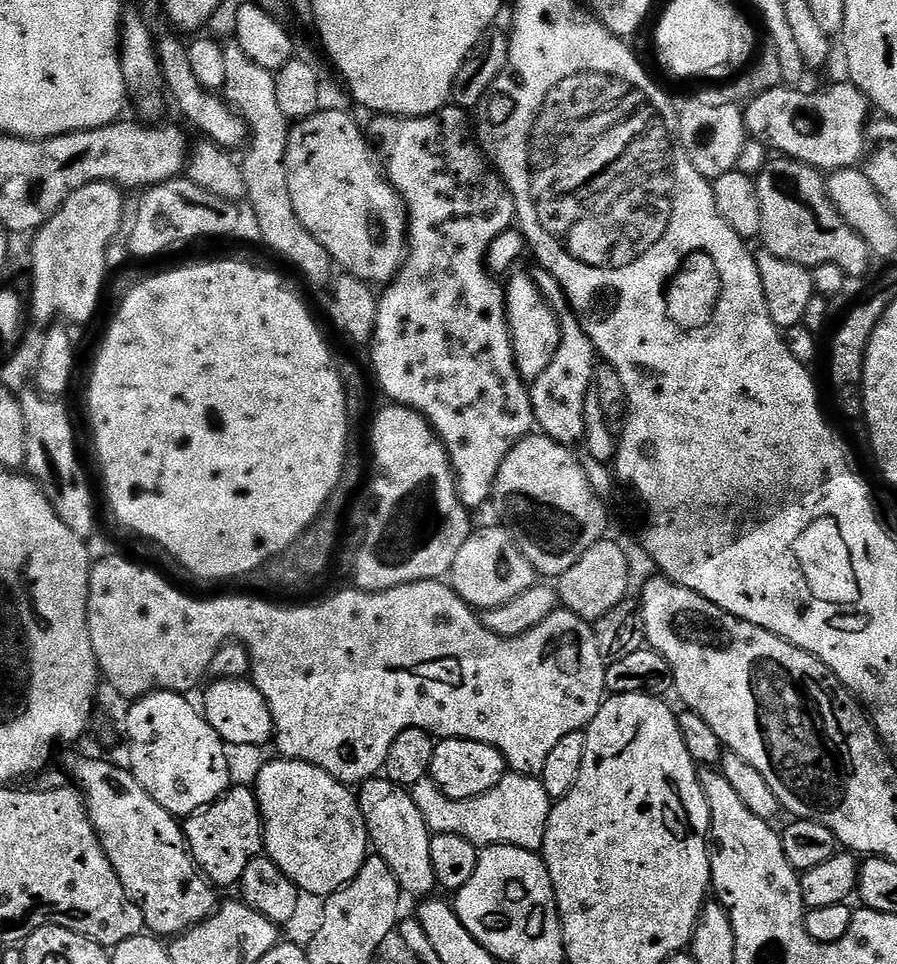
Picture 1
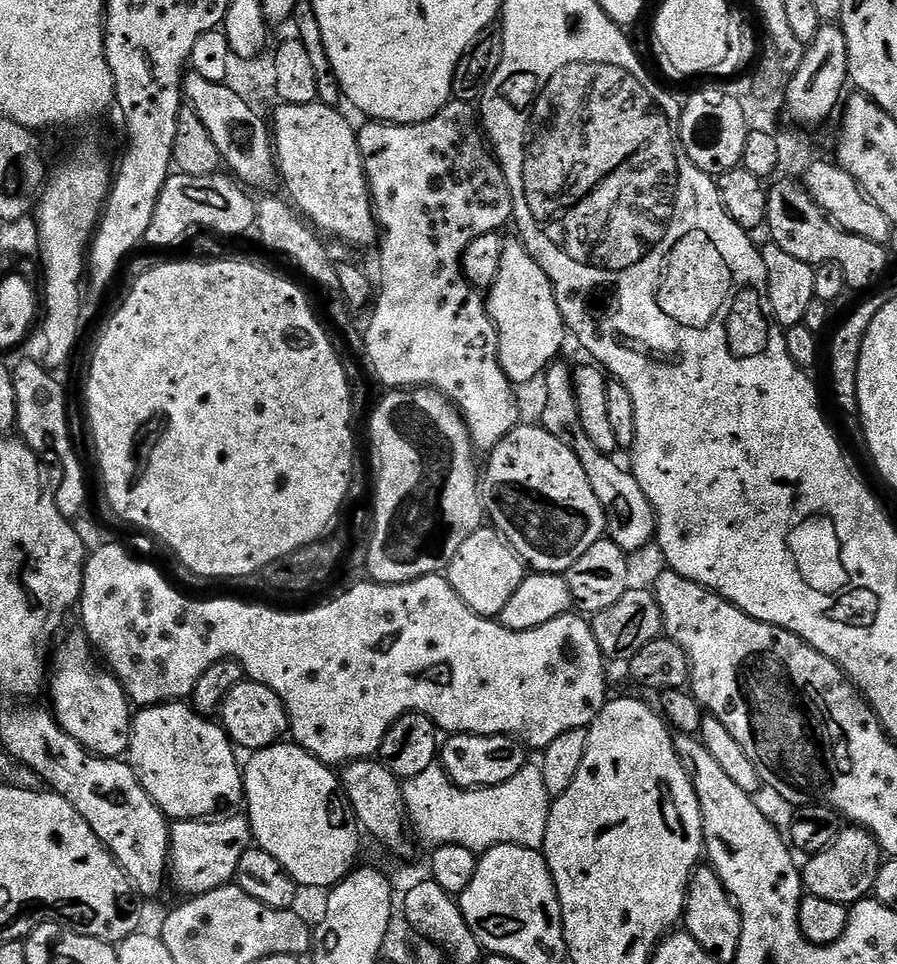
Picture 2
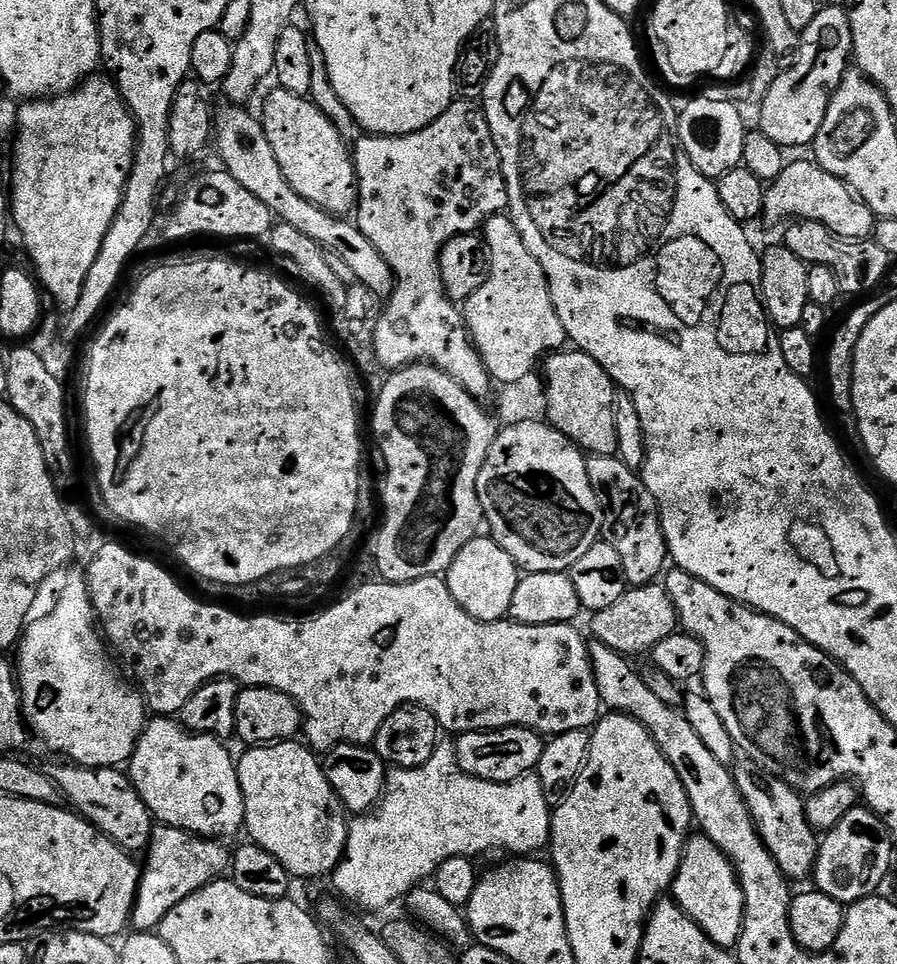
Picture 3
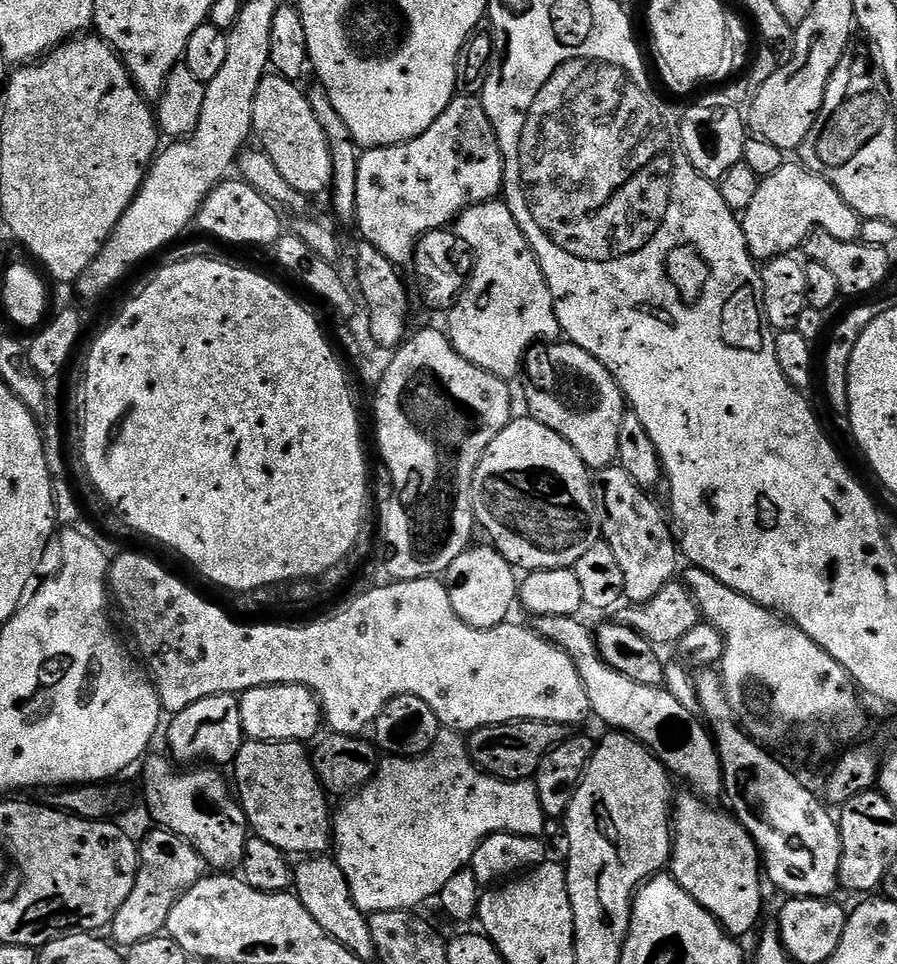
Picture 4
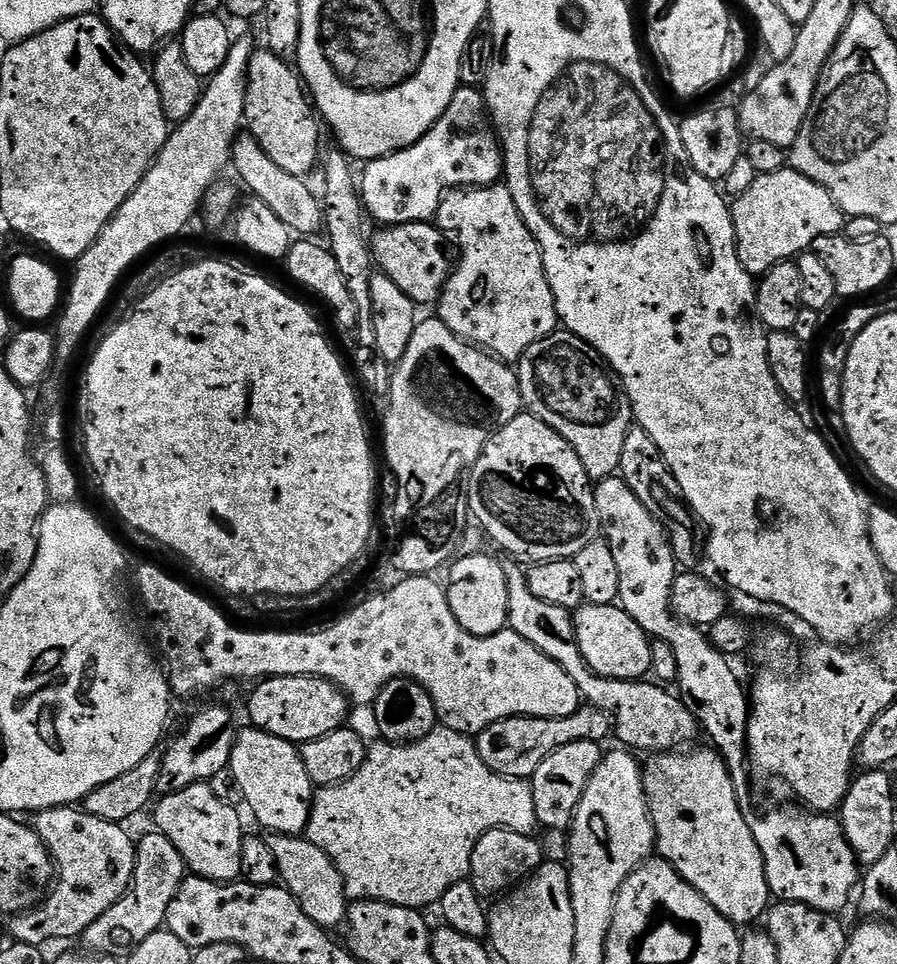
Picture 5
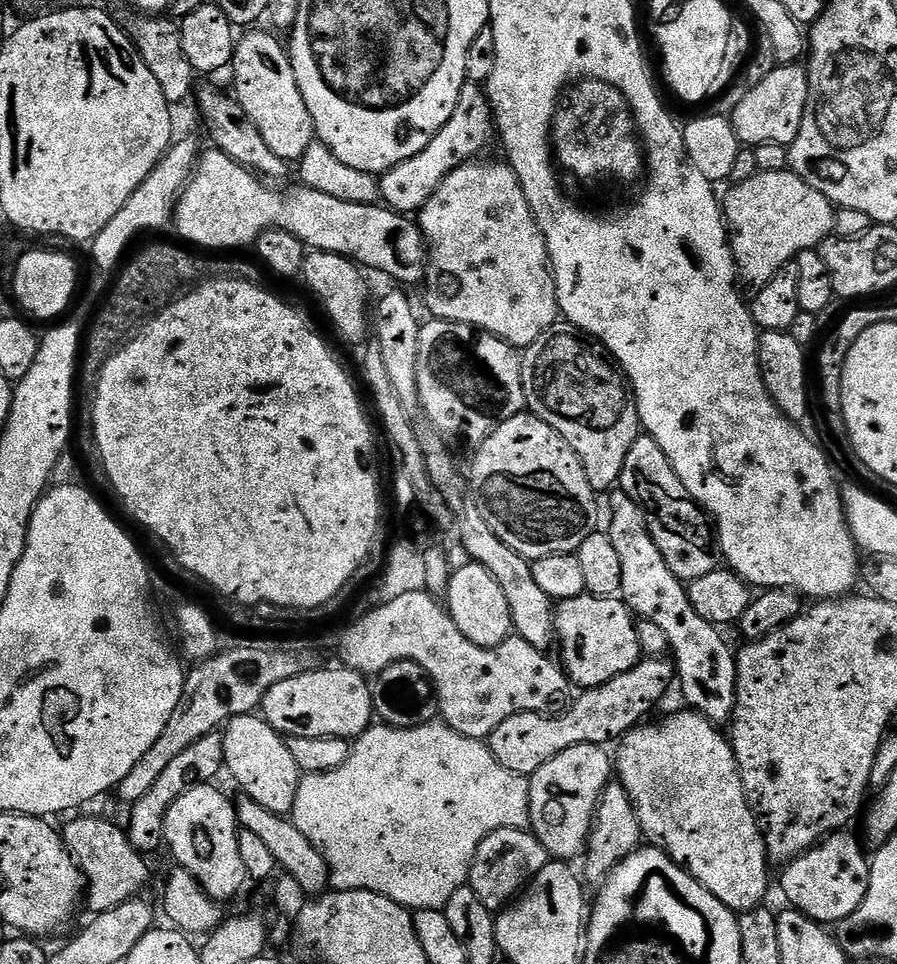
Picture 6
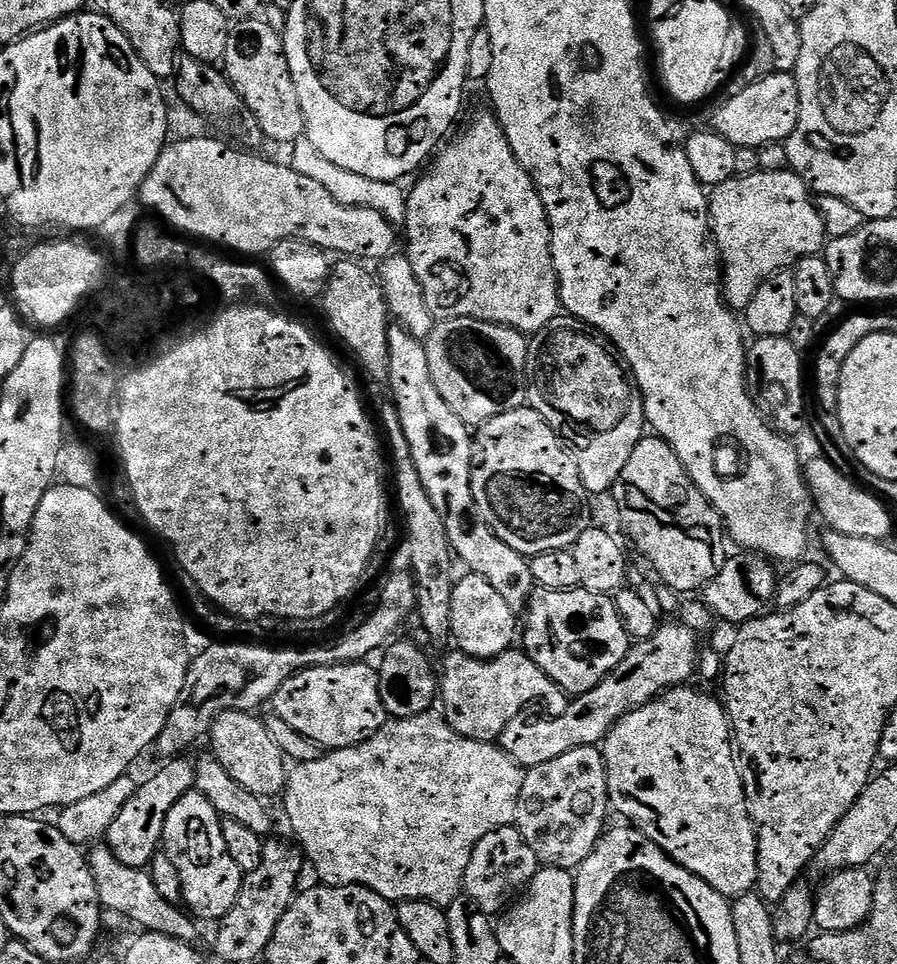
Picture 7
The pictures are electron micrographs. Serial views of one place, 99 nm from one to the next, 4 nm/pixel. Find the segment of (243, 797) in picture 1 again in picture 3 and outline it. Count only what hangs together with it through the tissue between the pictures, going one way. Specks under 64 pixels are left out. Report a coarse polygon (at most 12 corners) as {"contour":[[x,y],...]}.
{"contour":[[157,827],[146,849],[137,932],[221,879],[221,841]]}

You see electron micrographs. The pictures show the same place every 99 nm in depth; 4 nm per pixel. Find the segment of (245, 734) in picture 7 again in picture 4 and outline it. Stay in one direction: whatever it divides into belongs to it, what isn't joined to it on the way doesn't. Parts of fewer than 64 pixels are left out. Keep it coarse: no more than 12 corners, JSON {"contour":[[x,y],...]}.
{"contour":[[248,740],[234,792],[249,829],[327,853],[334,812],[309,749]]}

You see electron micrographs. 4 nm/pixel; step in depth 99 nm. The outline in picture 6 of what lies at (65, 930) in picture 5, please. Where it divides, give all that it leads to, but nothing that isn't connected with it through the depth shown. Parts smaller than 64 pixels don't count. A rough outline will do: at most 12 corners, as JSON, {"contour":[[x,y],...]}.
{"contour":[[79,816],[64,845],[99,914],[139,897],[148,864],[121,825]]}

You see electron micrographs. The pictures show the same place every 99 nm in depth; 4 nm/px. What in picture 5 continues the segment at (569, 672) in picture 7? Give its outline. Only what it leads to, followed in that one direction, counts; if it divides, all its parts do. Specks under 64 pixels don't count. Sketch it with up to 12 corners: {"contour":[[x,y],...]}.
{"contour":[[616,604],[575,609],[594,674],[643,681],[652,640]]}

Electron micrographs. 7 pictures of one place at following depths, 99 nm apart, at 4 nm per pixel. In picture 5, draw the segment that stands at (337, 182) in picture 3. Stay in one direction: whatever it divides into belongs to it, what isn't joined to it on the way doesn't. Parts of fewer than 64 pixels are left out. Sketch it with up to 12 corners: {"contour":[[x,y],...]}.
{"contour":[[253,51],[244,119],[270,159],[307,177],[321,125],[297,69]]}

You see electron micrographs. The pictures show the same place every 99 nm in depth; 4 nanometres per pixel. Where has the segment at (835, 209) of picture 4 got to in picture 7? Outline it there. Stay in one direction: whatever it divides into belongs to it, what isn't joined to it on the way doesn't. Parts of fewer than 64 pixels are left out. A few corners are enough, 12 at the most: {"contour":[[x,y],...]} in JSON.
{"contour":[[791,170],[711,189],[724,298],[743,313],[768,276],[825,247]]}

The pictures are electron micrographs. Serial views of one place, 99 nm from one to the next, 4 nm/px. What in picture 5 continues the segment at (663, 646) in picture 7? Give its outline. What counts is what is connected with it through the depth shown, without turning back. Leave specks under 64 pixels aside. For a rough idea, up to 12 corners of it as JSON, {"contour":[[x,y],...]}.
{"contour":[[608,713],[515,716],[476,749],[499,776],[528,780],[570,742],[604,742]]}

